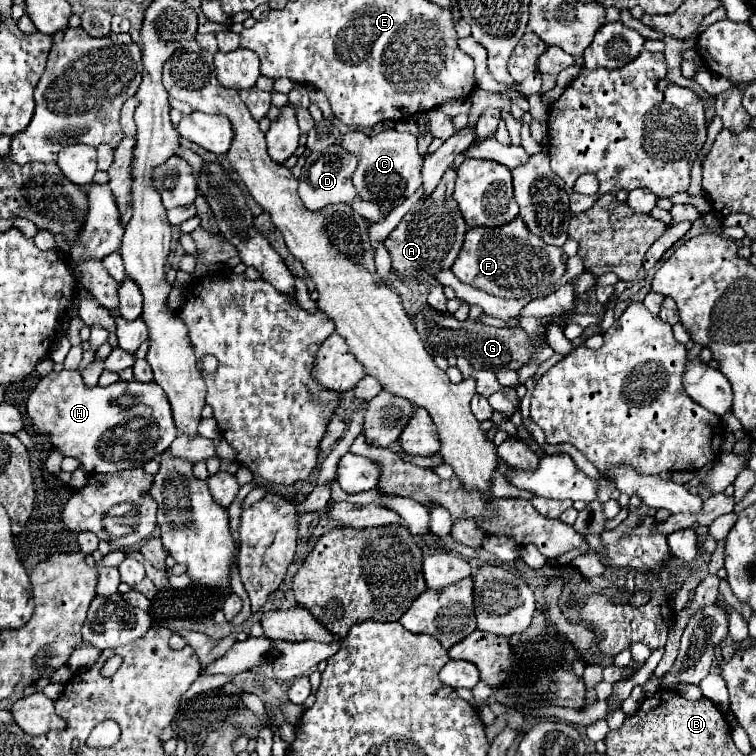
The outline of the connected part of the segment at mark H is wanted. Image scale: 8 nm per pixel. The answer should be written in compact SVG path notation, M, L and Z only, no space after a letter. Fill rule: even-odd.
M61 370L61 372L49 372L39 380L35 390L31 392L27 400L27 414L33 420L33 428L37 432L49 434L51 444L59 448L65 456L73 456L81 460L87 472L117 472L127 468L139 468L145 466L149 460L163 454L169 444L177 438L177 428L171 418L171 406L167 400L167 394L157 382L115 382L107 388L95 386L91 390L85 388L81 374L73 370ZM153 422L157 426L157 432L153 432Z

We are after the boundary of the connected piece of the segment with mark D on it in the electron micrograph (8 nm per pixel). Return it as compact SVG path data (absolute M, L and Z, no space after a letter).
M333 144L325 148L323 152L311 152L301 168L301 178L299 178L299 198L309 210L319 210L327 204L337 204L337 202L353 202L357 196L353 184L351 184L351 172L355 170L355 158L349 156L347 152L341 150L339 144Z

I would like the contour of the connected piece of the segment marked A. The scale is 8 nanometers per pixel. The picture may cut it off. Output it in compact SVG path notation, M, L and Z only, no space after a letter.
M449 166L433 190L431 196L423 198L419 204L413 206L405 220L391 232L387 238L387 250L391 254L391 266L403 276L413 276L423 270L437 270L437 268L451 268L459 248L463 244L463 232L467 232L467 224L453 200L453 184L455 184L455 168Z

